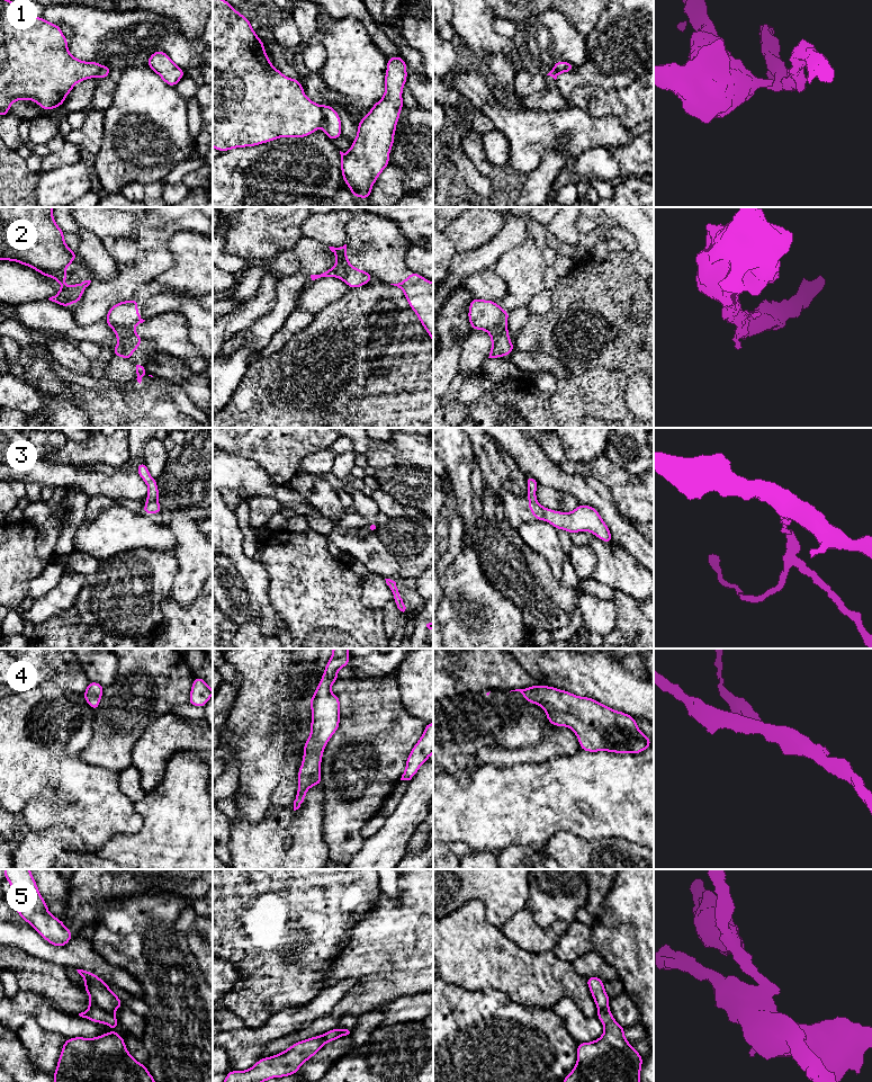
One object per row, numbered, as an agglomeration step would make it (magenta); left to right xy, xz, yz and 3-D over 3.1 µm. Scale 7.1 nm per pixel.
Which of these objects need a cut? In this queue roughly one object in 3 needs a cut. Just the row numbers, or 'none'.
1, 2, 3, 5

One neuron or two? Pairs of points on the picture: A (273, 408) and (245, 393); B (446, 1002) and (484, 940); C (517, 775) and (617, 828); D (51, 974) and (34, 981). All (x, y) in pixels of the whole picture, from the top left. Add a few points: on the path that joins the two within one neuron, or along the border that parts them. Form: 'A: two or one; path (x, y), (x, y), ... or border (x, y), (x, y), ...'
A: one; path (267, 408), (260, 408), (252, 400)
B: two; border (445, 981), (468, 990), (482, 991)
C: one; path (541, 792), (544, 794), (583, 794), (592, 803)
D: one; path (46, 977), (38, 977)

